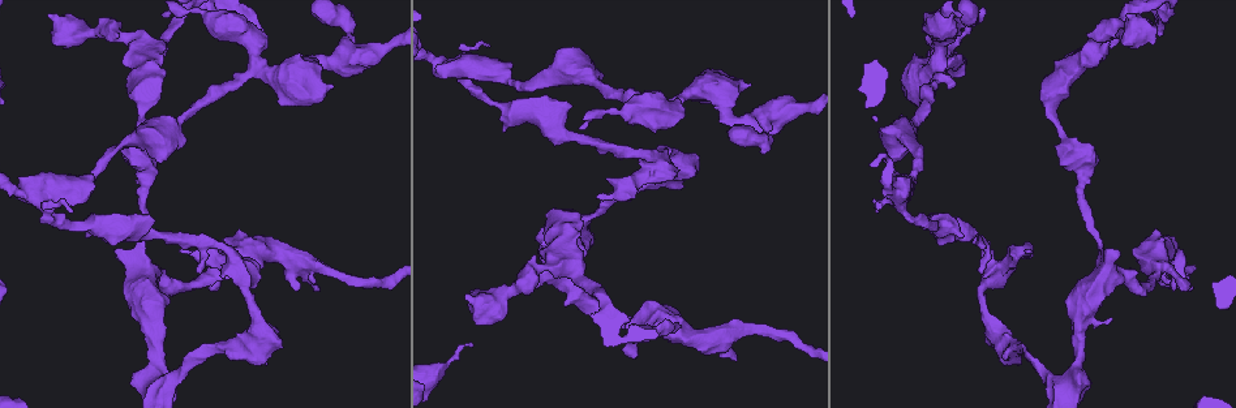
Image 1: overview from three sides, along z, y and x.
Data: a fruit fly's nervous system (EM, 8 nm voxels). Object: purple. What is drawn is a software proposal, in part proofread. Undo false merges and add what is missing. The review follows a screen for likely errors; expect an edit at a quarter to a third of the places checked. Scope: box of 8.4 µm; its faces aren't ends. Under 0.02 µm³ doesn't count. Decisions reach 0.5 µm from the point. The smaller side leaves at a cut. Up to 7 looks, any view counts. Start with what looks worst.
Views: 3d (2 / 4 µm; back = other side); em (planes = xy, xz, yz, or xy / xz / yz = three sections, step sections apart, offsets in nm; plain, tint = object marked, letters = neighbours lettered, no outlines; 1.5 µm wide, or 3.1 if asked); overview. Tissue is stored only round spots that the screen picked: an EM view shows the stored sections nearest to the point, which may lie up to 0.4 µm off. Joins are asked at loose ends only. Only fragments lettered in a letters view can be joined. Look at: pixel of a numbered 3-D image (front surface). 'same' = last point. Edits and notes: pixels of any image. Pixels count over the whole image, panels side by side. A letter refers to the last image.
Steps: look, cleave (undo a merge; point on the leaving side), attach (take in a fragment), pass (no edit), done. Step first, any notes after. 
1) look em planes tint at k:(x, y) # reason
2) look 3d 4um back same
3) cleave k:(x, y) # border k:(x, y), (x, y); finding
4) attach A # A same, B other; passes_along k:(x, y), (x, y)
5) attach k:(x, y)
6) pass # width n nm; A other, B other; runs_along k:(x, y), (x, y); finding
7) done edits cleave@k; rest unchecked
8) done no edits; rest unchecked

look em xz step 8 tint at 1:(656, 162) # a narrow waist

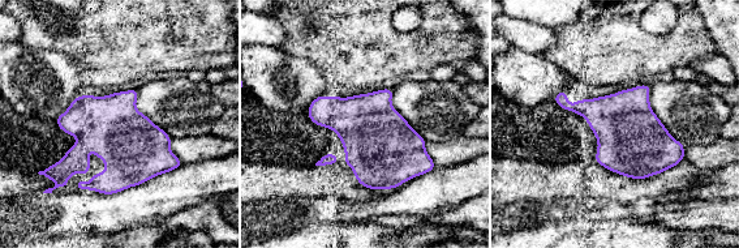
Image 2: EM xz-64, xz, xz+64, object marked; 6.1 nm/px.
look em xz step 8 letters same

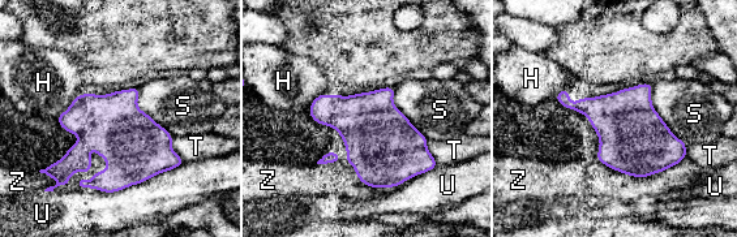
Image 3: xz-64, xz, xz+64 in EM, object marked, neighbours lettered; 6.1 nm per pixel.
pass # H other, S other, T other, U other, Z other; border 3:(651, 83), (654, 110), (685, 143); all the same neuron

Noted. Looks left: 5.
look em planes plain at 1:(1159, 34) # long arm stops here

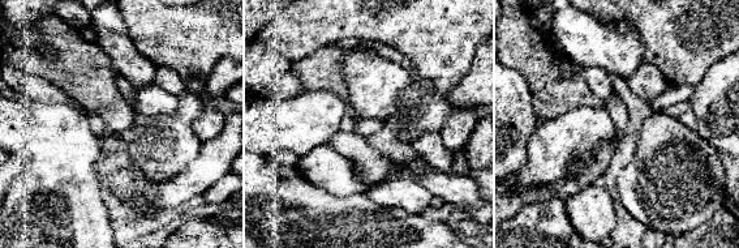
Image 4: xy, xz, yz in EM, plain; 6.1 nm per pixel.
look em planes letters same # see the neighbours

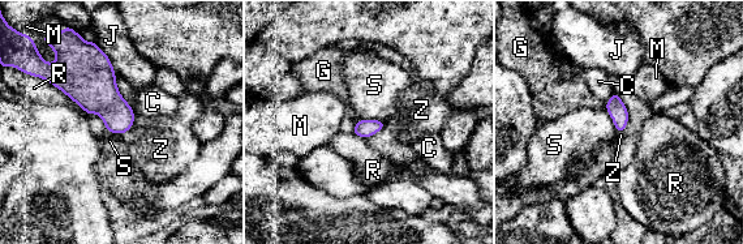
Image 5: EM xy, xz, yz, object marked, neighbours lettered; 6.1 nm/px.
pass # longest_contact R 380 nm; C other, G other, J other, M other, R other, S other, Z other; border 5:(357, 119), (381, 119), (383, 122); no lettered fragment goes on from it

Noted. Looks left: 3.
look 3d 2um at 1:(195, 356) # calibre changes

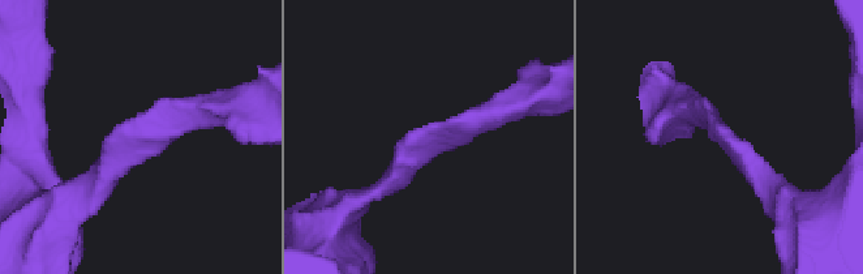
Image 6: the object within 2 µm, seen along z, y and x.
look em yz step 4 tint at 6:(434, 137) # arm_widths 170, 220 nm; need the tissue

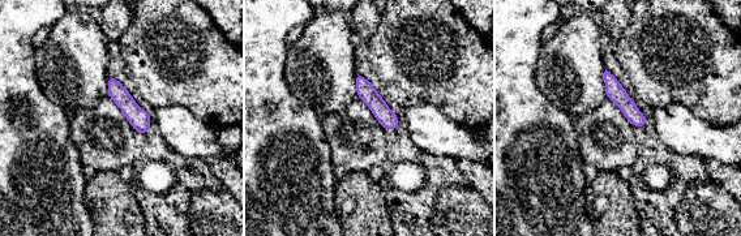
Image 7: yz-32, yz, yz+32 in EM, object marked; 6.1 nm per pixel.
look em xz step 4 letters same # cut it another way

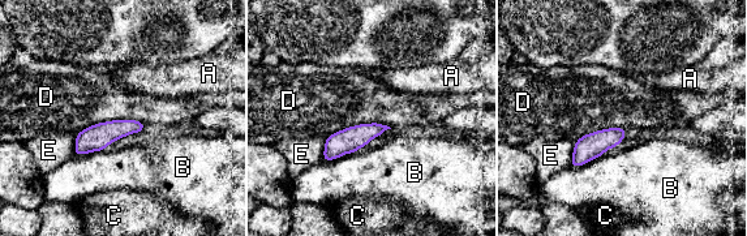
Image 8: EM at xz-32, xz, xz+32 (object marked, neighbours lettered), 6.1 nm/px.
pass # longest_contact D 440 nm; A other, B other, C other, D other, E other; continuous, no second neuron

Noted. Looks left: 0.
done no edits; rest unchecked

